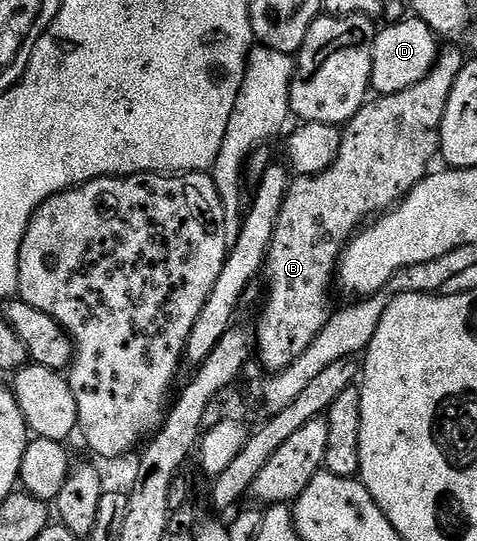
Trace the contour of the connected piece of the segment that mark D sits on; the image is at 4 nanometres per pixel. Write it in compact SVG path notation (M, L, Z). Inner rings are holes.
M417 16L403 17L401 22L392 22L375 33L372 48L372 76L370 85L378 96L404 92L412 84L420 84L434 67L440 53L440 39L434 29Z

